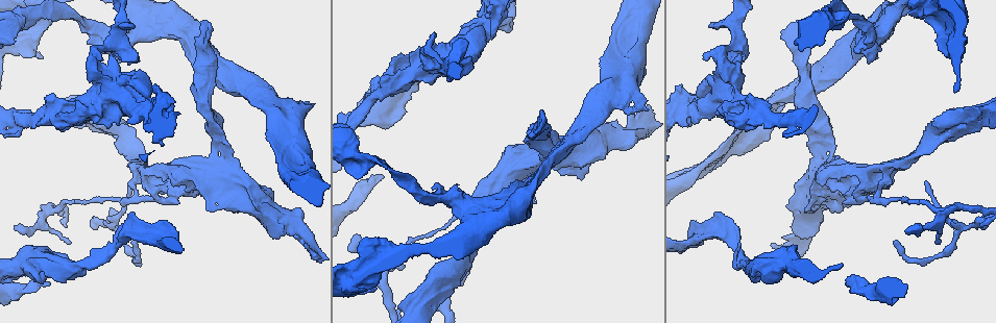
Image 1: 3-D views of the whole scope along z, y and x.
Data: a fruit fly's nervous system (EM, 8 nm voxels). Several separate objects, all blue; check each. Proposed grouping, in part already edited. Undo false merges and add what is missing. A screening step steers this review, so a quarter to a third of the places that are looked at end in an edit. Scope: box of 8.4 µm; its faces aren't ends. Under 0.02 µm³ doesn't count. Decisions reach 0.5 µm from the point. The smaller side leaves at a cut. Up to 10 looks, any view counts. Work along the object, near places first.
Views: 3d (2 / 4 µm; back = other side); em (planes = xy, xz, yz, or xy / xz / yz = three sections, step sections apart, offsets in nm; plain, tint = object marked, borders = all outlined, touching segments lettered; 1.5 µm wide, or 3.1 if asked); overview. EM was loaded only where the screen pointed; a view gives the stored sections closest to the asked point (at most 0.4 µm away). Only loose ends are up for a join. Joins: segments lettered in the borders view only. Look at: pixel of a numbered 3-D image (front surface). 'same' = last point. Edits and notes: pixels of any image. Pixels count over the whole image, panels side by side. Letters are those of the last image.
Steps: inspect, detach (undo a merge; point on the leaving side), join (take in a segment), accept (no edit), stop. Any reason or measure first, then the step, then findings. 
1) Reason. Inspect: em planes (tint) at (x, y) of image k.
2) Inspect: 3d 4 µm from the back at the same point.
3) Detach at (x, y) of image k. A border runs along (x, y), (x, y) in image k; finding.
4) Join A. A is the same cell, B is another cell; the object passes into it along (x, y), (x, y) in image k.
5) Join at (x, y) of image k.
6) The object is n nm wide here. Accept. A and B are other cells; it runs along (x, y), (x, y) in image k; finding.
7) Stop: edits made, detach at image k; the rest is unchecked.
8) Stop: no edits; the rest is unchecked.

Branch stops here. Inspect: 3d 2 µm at (464, 40) of image 1.

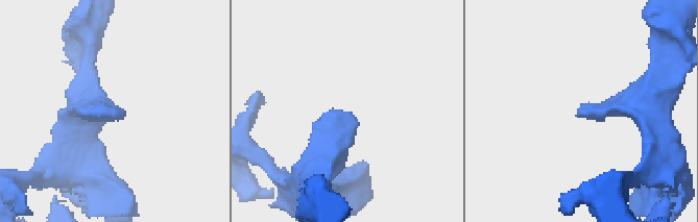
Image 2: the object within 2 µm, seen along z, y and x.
Inspect: em yz step 4 (borders) at (118, 113) of image 2.

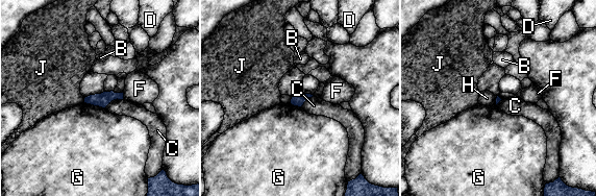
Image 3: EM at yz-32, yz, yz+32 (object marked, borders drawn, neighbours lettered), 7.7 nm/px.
Accept. B, C, D, F, G, H and J are other cells; a border runs along (123, 98), (113, 100), (105, 107) in image 3; no lettered segment goes on from it.

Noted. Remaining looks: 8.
Branch stops here. Inspect: em yz step 4 (tint) at (544, 123) of image 1.

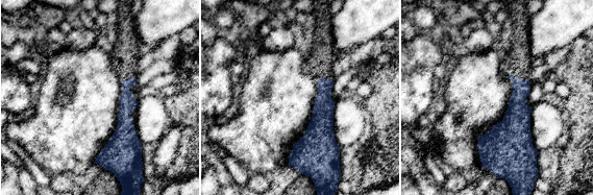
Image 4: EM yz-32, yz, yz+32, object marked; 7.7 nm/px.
Another direction. Inspect: em planes (borders) at the same point.

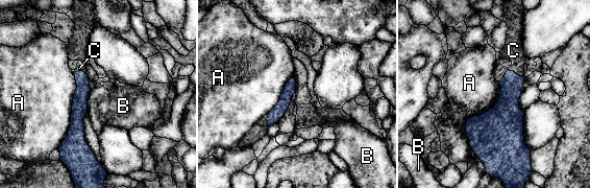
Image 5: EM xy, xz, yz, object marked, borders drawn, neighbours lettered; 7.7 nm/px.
Join C. C is the same cell, A and B are other cells; it goes on there.

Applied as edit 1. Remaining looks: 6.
Sharp bend. Inspect: em xy step 8 (tint) at (161, 242) of image 1.

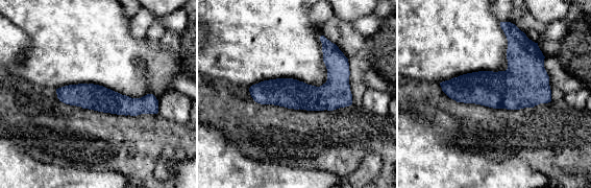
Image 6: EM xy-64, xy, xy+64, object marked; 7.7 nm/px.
Another direction. Inspect: em planes (tint) at the same point.

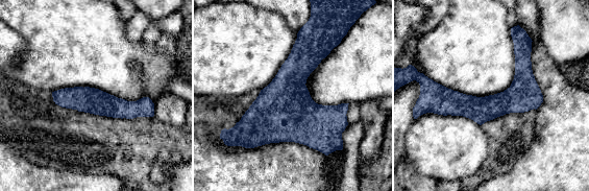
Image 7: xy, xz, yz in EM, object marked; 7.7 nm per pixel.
See the neighbours. Inspect: em planes (borders) at the same point.

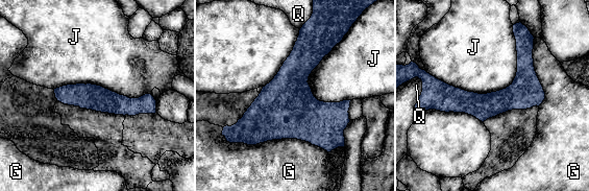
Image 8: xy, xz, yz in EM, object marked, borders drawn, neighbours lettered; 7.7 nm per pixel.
The longest contact is with J, 750 nm. Accept. G, J and Q are other cells; a border runs along (513, 25), (505, 88), (428, 72) in image 8; all the same cell.

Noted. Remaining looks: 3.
Inspect: 3d 4 µm at (849, 285) of image 1.

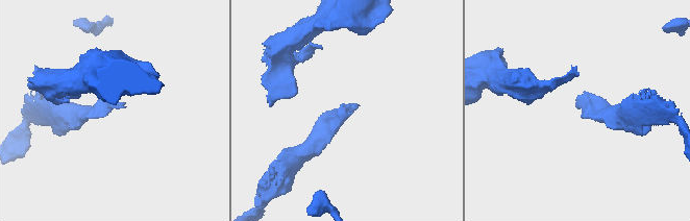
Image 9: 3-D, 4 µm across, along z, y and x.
Shape alone is not enough. Inspect: em planes (plain) at (358, 104) of image 9.

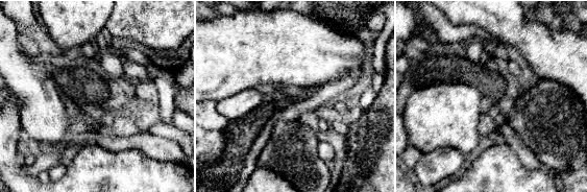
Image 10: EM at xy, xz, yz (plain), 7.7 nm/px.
Inspect: em planes (borders) at the same point.

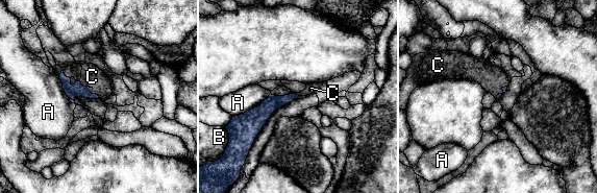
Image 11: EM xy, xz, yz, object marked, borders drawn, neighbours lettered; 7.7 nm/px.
Join C. C is the same cell, A and B are other cells; the object passes into it along (76, 90), (92, 89), (92, 76) in image 11; the cell continues.

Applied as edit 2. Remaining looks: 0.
Stop: edits made, join at image 5, join at image 11; the rest is unchecked.

